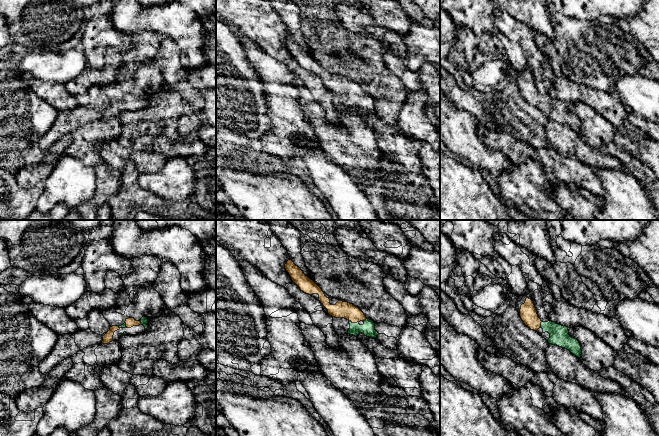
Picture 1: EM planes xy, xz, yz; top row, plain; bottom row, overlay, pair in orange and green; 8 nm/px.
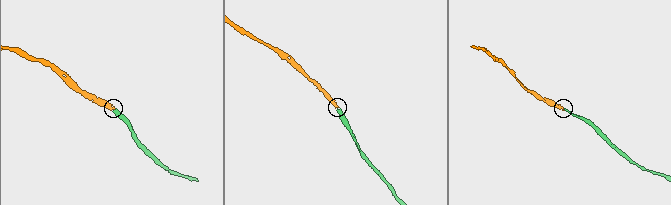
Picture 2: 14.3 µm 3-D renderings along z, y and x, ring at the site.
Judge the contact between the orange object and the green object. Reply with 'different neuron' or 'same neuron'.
same neuron

